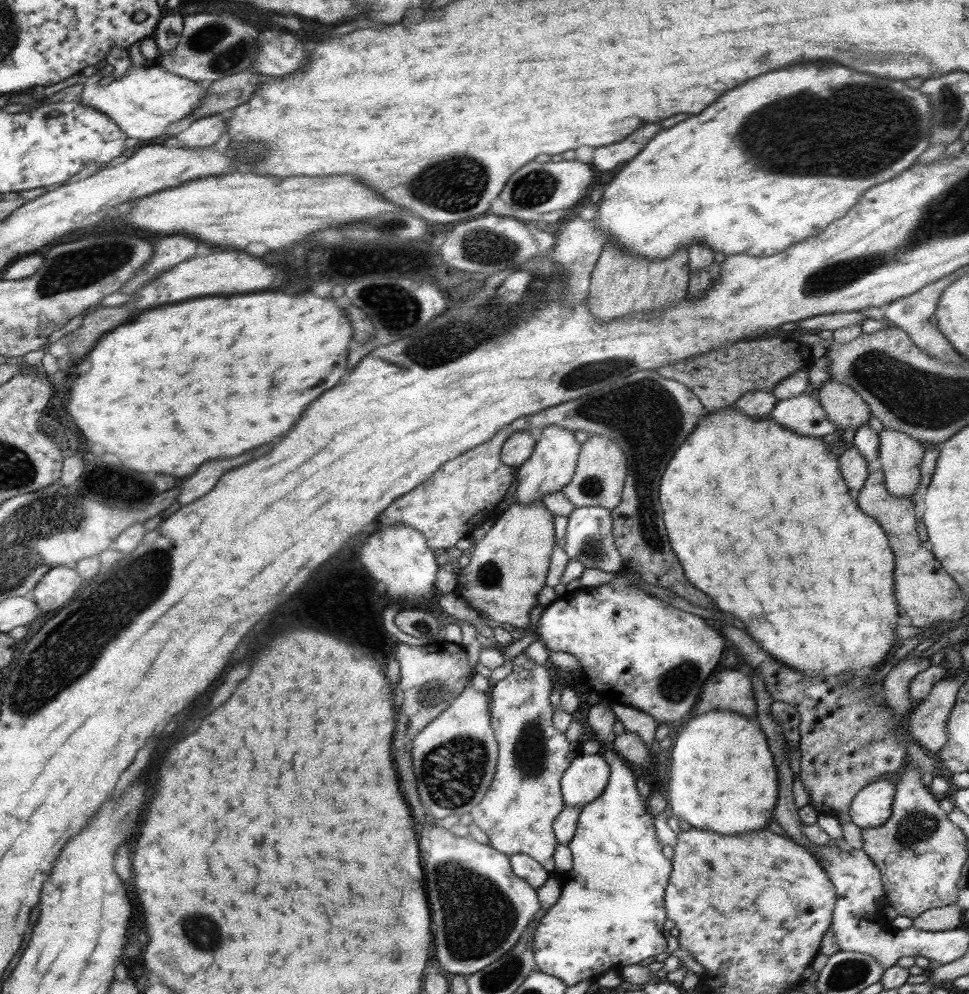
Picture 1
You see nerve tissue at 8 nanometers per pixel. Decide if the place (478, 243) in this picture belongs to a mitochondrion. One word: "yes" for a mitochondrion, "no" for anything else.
yes

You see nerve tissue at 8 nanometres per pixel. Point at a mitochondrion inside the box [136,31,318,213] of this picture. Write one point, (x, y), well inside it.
(218, 64)

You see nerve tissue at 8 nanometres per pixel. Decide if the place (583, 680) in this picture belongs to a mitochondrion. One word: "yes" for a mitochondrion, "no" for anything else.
no

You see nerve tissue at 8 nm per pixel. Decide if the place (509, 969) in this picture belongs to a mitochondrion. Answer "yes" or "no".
yes

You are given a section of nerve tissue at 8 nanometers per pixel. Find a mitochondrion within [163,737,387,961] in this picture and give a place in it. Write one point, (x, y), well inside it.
(202, 931)

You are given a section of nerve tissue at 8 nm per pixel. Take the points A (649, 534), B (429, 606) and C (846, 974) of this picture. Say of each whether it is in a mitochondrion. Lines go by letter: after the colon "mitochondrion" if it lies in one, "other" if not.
A: mitochondrion
B: other
C: mitochondrion

